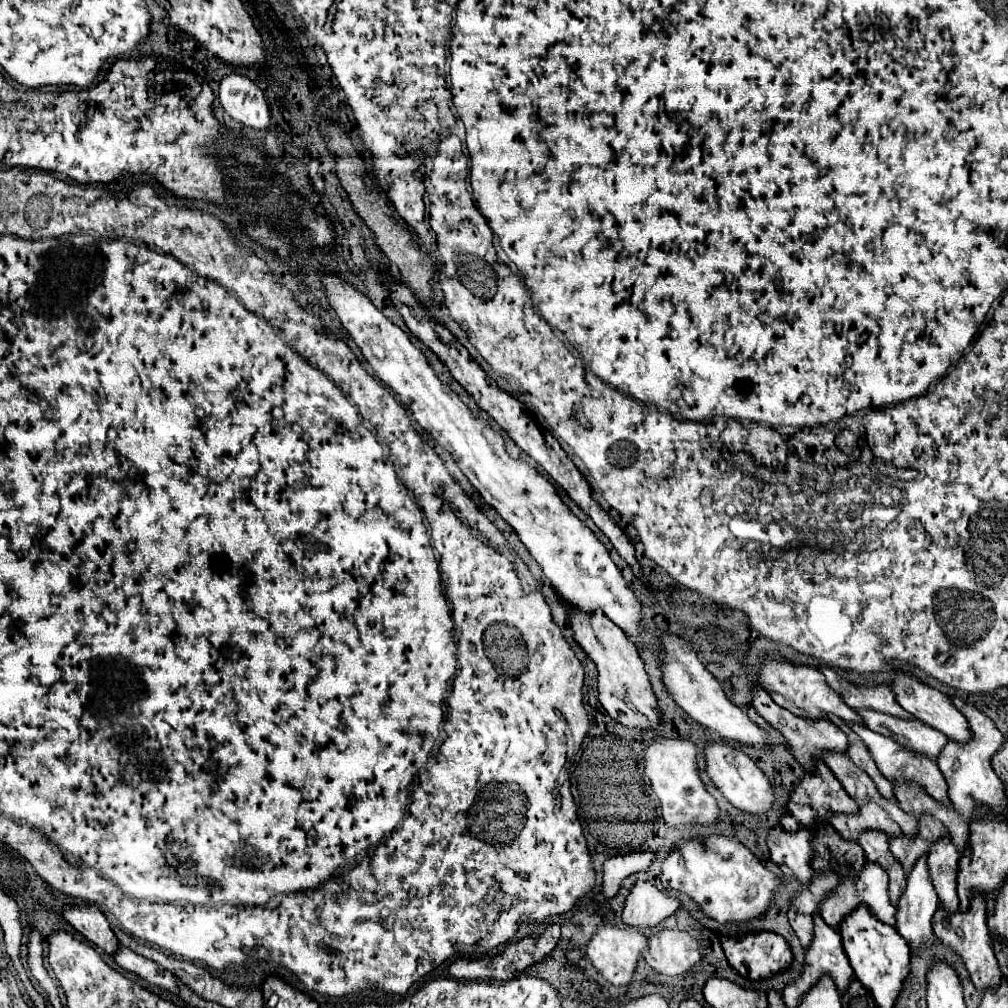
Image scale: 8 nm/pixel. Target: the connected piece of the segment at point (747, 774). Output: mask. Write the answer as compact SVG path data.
M714 742L706 746L706 764L708 764L706 772L712 778L712 782L718 786L722 796L738 810L748 812L752 816L764 816L774 808L774 786L754 764L754 760L750 760L744 752L732 750L722 742Z

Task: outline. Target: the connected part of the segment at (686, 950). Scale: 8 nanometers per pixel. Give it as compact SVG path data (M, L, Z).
M658 930L654 936L650 936L650 948L644 952L644 960L648 966L652 966L662 976L684 976L692 968L696 968L702 962L702 956L698 952L698 942L682 930Z

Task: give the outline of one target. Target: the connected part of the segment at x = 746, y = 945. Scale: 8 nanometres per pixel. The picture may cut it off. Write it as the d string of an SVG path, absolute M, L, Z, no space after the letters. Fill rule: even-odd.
M772 932L748 934L738 940L722 938L722 948L730 966L752 982L766 980L788 970L794 960L788 942Z

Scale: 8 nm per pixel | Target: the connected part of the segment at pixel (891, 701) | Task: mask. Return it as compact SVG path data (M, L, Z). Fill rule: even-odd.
M842 680L842 688L844 688L844 702L850 708L862 710L862 708L872 708L890 716L900 716L906 720L914 720L914 716L910 712L906 712L898 702L894 692L888 686L878 686L878 688L858 688L852 686L848 682Z

